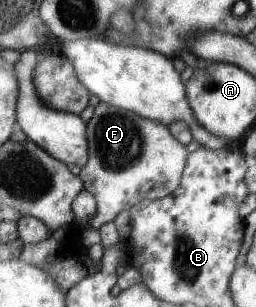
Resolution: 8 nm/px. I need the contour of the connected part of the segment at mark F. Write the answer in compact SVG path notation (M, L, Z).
M100 101L86 123L89 159L85 166L80 167L78 178L83 181L84 190L93 194L96 210L86 225L75 225L75 221L69 223L66 230L70 233L69 240L80 228L98 229L113 220L119 211L128 210L141 200L154 200L171 194L180 185L180 175L188 157L185 145L176 140L168 126L145 119L136 112Z

